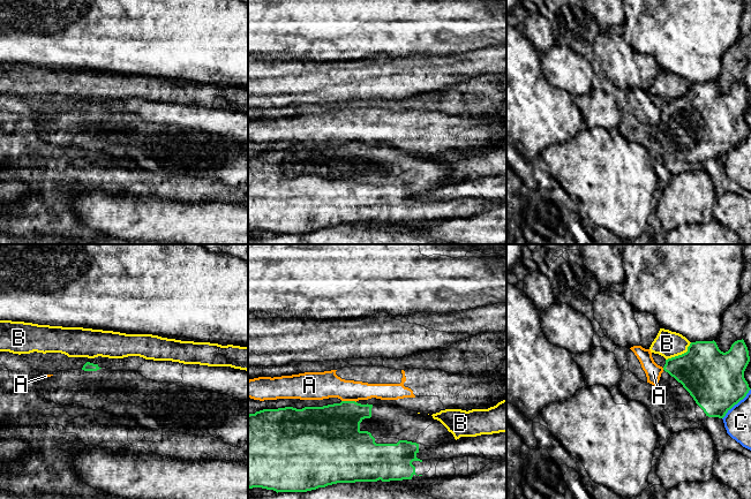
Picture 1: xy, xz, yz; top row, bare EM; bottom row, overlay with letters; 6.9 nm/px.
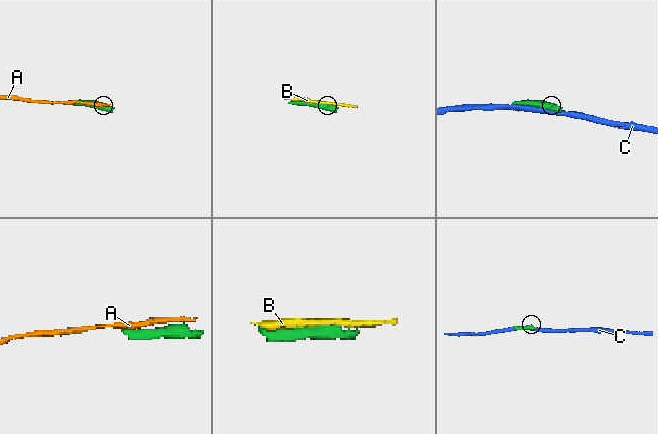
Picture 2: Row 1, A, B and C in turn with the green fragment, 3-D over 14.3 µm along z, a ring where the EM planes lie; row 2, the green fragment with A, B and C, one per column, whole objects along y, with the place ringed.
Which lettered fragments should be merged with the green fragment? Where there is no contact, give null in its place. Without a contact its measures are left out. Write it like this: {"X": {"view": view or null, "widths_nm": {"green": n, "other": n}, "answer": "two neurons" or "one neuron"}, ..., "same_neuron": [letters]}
{"A": {"view": "xz", "widths_nm": {"green": 380, "other": 190}, "answer": "two neurons"}, "B": {"view": "yz", "widths_nm": {"green": 380, "other": 190}, "answer": "two neurons"}, "C": {"view": "yz", "widths_nm": {"green": 400, "other": 190}, "answer": "two neurons"}, "same_neuron": []}

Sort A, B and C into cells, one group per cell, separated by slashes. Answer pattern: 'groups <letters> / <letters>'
groups A / B / C

